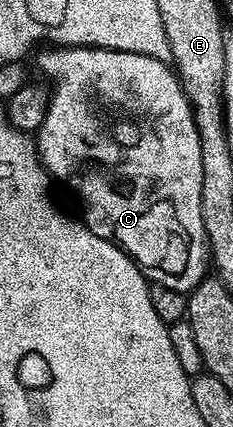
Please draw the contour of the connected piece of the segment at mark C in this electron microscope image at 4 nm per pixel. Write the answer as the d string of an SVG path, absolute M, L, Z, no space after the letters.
M48 47L44 54L37 59L36 65L45 73L48 77L53 77L56 80L56 86L51 86L50 96L48 99L48 110L46 115L42 119L39 129L36 130L34 134L34 140L36 142L36 152L40 155L40 162L44 164L44 168L48 170L49 178L61 181L64 185L69 185L74 192L80 196L80 205L84 208L84 214L82 214L82 220L84 225L90 231L94 231L94 235L98 235L102 239L107 241L113 241L114 244L119 245L133 261L139 265L141 271L144 272L144 276L148 278L149 282L153 285L161 285L162 287L170 287L174 291L178 291L182 294L191 293L193 287L195 287L198 282L204 280L206 274L210 269L210 246L208 243L208 236L204 230L204 224L202 223L202 143L200 142L200 136L198 135L198 127L196 126L196 121L192 118L192 105L188 102L188 96L184 94L184 89L180 85L179 76L168 61L159 61L154 59L150 55L142 55L141 53L123 53L117 49L98 49L95 47Z

